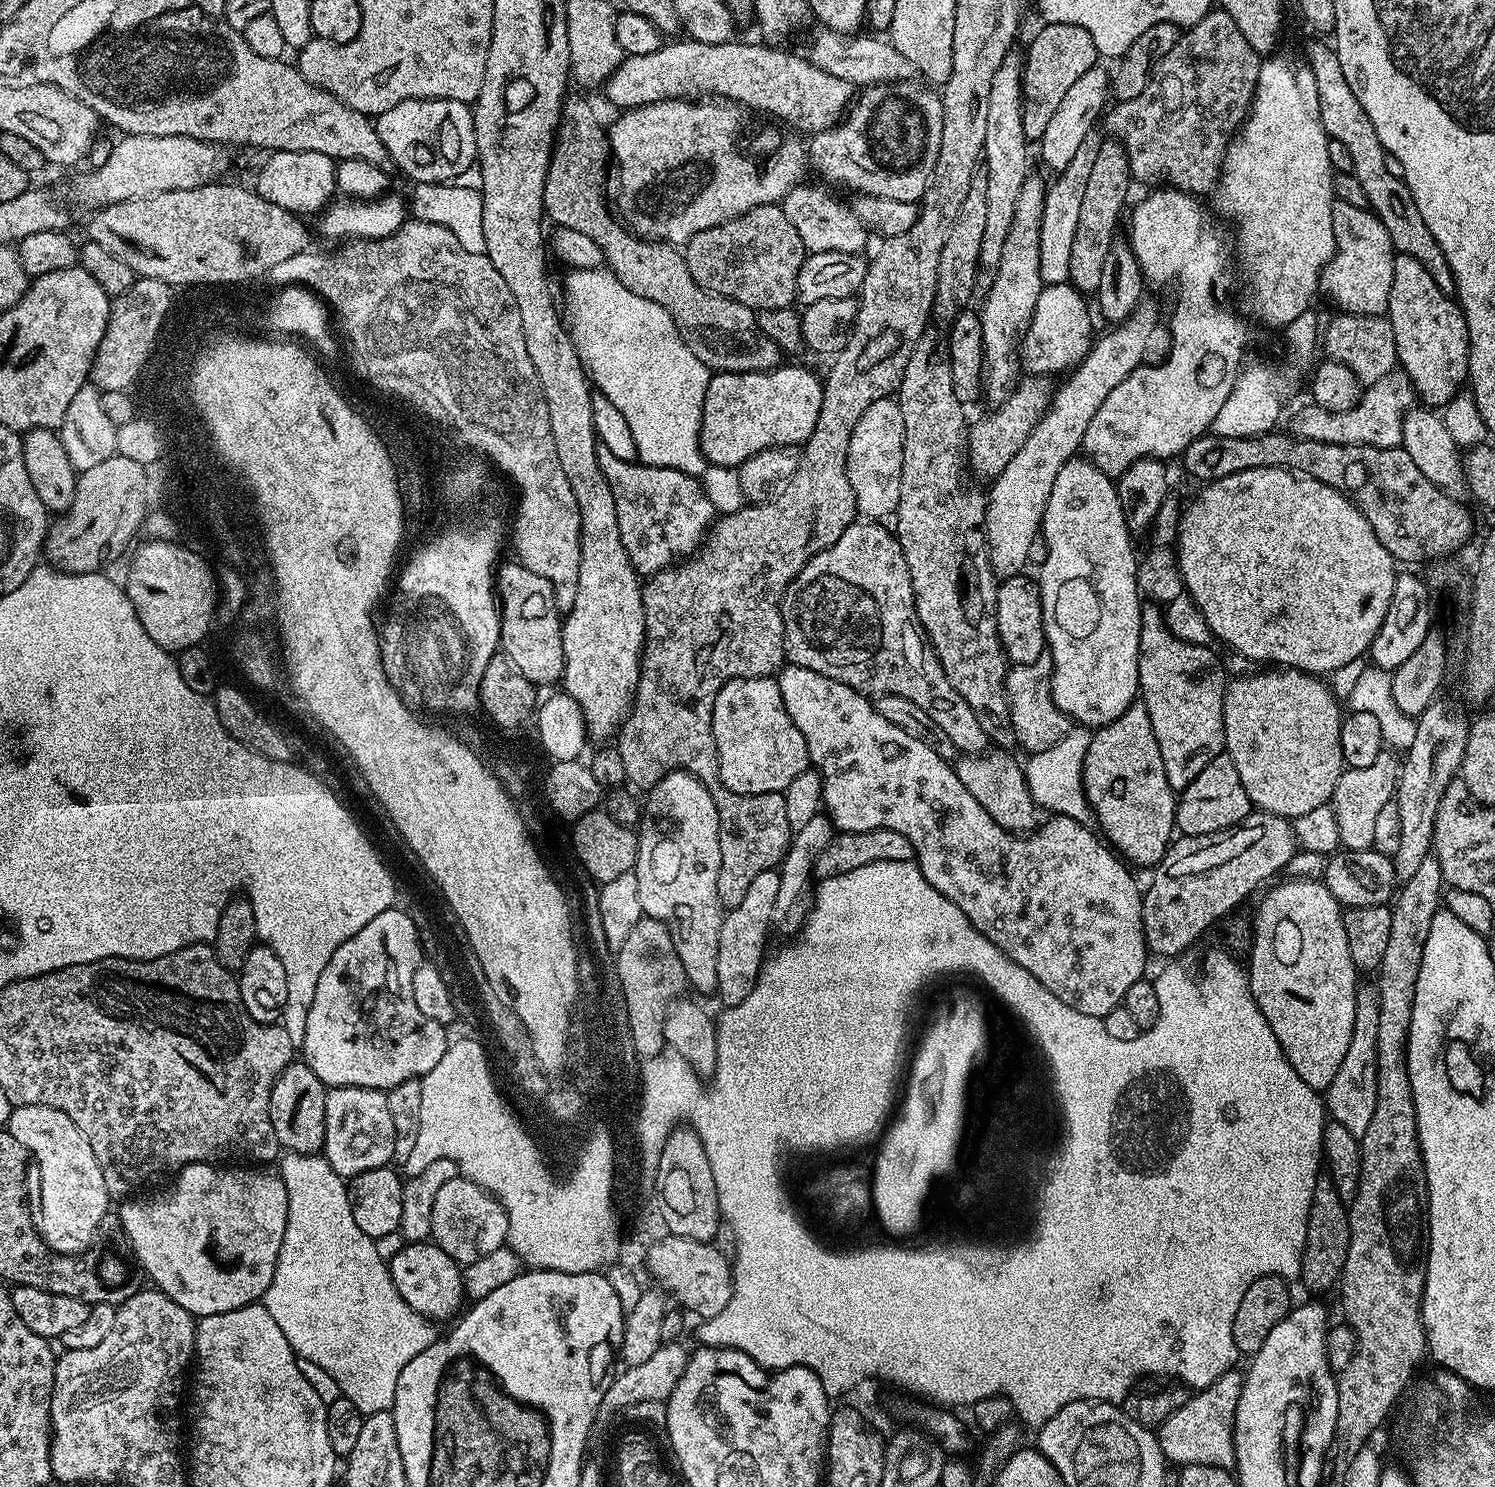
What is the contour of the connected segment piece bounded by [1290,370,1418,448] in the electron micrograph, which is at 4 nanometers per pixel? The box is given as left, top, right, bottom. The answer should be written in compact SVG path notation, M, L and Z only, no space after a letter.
M1394 370L1386 378L1367 385L1359 402L1348 412L1331 412L1314 402L1297 414L1292 420L1291 435L1304 440L1341 444L1342 446L1374 446L1375 448L1399 448L1402 444L1404 416L1417 403L1418 397L1410 378L1403 370Z

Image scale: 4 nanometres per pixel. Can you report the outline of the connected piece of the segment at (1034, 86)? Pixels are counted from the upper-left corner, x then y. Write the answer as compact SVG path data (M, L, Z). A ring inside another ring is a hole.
M1044 24L1041 32L1032 40L1026 52L1024 66L1024 117L1022 130L1030 142L1039 142L1046 134L1046 125L1050 123L1062 97L1068 93L1070 86L1086 74L1086 70L1097 67L1098 53L1090 30L1082 26L1069 24Z

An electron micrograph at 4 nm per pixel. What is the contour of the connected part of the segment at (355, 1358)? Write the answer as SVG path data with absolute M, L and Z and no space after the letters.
M285 1151L279 1157L278 1171L281 1178L284 1179L286 1194L288 1195L286 1234L282 1234L282 1250L278 1250L278 1262L274 1266L274 1278L270 1282L270 1286L264 1291L263 1306L270 1314L270 1318L274 1318L274 1322L278 1322L282 1334L286 1334L286 1342L290 1342L290 1346L297 1357L304 1362L309 1360L314 1367L321 1368L340 1387L339 1395L349 1399L350 1402L354 1402L354 1406L358 1408L363 1417L379 1412L391 1412L394 1406L394 1394L398 1390L398 1374L402 1374L402 1370L406 1366L406 1362L410 1362L410 1358L418 1358L418 1354L422 1354L422 1350L429 1348L438 1339L437 1325L427 1316L418 1314L418 1310L414 1310L406 1302L406 1298L402 1298L402 1294L398 1294L398 1290L394 1286L389 1261L385 1257L383 1260L379 1250L376 1249L379 1248L377 1241L370 1239L366 1234L362 1234L362 1230L358 1230L358 1222L354 1222L352 1203L348 1197L349 1185L346 1183L345 1177L337 1174L328 1165L328 1160L323 1154L311 1156L310 1154Z

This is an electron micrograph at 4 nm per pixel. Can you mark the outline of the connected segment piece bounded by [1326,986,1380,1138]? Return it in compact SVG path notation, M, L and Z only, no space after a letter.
M1357 987L1354 1034L1350 1034L1350 1046L1346 1050L1346 1058L1342 1058L1342 1066L1338 1066L1338 1074L1334 1074L1334 1082L1330 1082L1326 1090L1327 1115L1333 1120L1342 1122L1342 1126L1346 1126L1346 1130L1350 1130L1350 1134L1354 1134L1357 1138L1366 1134L1366 1129L1370 1126L1370 1118L1374 1118L1379 1009L1380 999L1375 987Z

